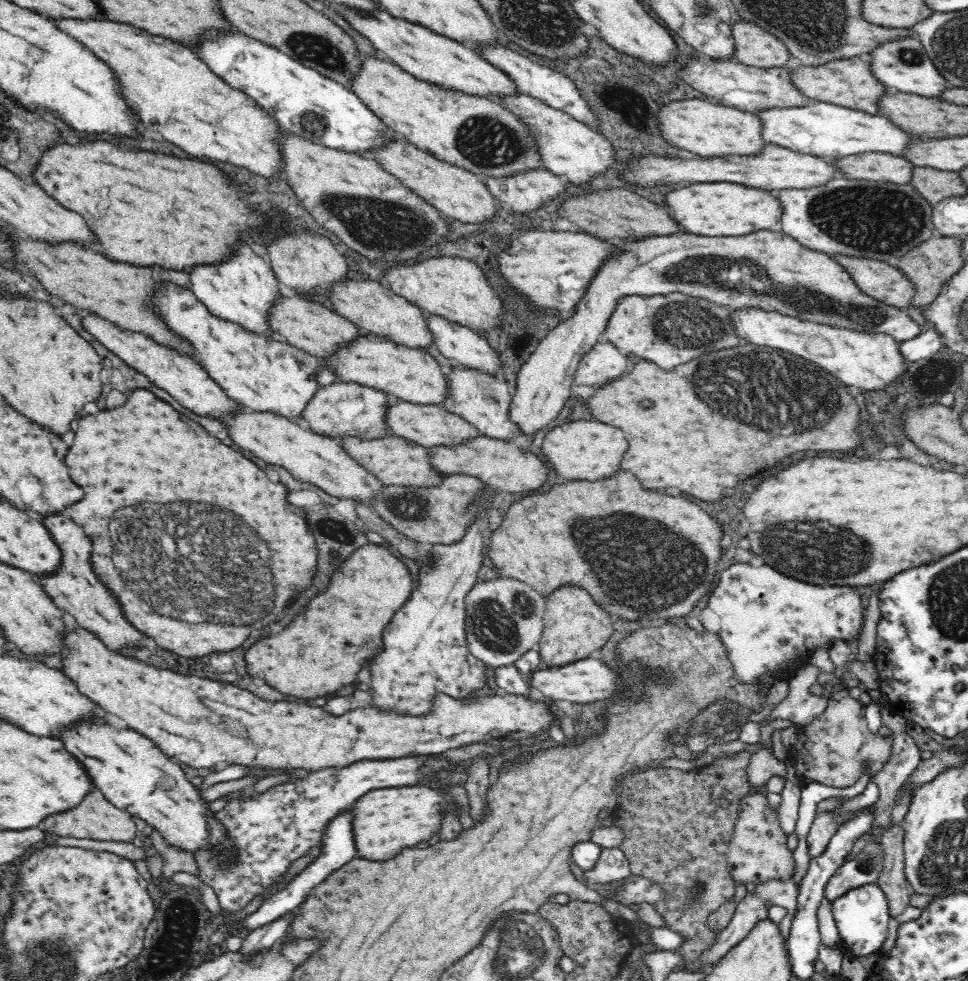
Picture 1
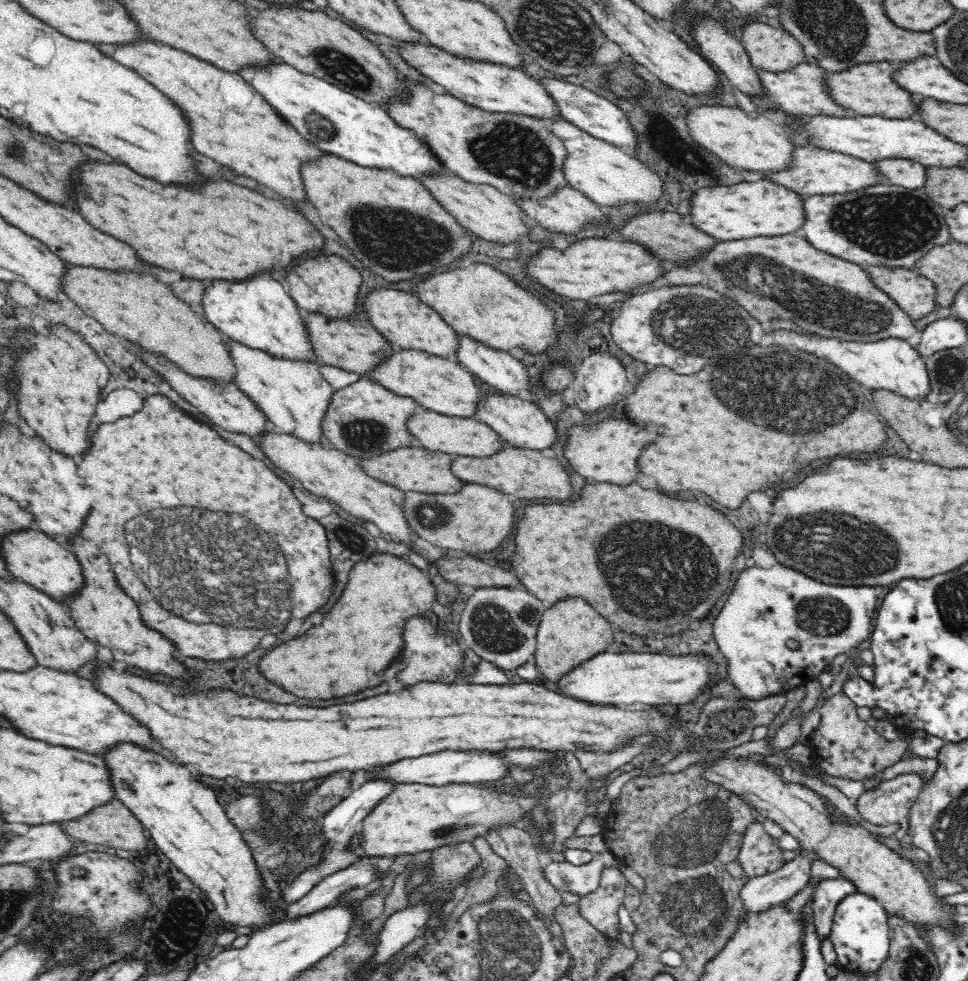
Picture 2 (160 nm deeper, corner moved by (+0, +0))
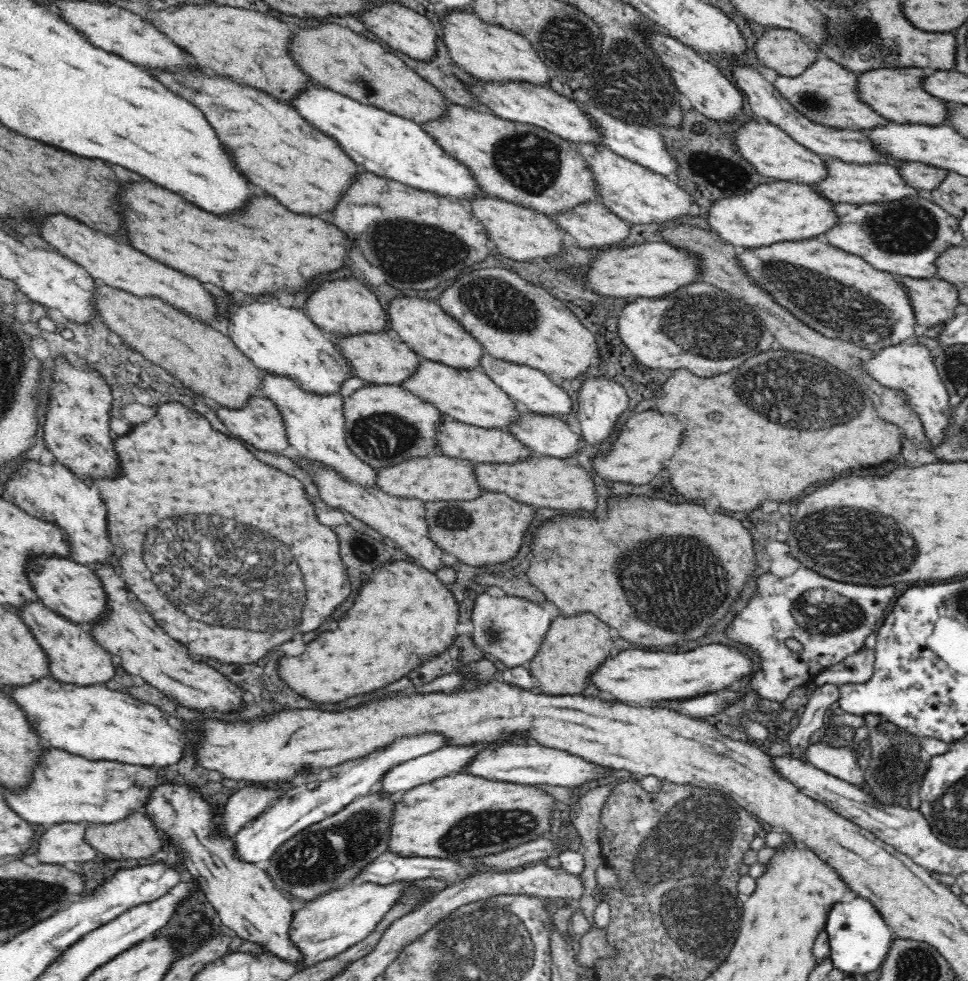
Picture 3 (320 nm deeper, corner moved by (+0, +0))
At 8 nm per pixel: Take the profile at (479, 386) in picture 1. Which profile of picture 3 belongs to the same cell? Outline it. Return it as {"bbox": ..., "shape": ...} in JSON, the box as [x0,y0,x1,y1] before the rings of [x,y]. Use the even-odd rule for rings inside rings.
{"bbox":[510,413,580,460],"shape":[[[522,413],[510,431],[537,455],[565,460],[580,451],[580,433],[558,416]]]}

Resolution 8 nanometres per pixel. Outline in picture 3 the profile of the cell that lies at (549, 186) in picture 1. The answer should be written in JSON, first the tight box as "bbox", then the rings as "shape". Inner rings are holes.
{"bbox":[552,201,630,249],"shape":[[[598,201],[584,203],[552,217],[583,249],[619,247],[620,241],[630,234],[626,221]]]}

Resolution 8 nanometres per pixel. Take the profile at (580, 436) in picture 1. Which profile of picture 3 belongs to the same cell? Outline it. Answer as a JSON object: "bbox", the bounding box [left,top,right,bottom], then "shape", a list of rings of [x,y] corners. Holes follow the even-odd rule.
{"bbox":[594,410,684,484],"shape":[[[654,410],[638,412],[622,426],[616,444],[612,446],[608,456],[596,458],[594,470],[602,479],[613,483],[648,484],[662,472],[662,462],[666,458],[672,458],[674,450],[680,446],[684,430],[684,422],[680,422],[676,416],[664,416]]]}

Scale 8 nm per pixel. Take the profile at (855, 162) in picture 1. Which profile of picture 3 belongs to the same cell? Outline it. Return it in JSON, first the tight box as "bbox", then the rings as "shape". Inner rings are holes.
{"bbox":[899,161,950,192],"shape":[[[908,161],[899,168],[902,178],[916,190],[930,192],[947,177],[950,170],[938,168],[924,162]]]}

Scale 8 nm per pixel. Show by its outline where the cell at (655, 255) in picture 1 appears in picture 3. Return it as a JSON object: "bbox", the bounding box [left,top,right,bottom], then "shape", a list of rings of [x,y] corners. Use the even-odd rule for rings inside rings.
{"bbox":[740,238,915,351],"shape":[[[822,238],[808,239],[804,242],[779,242],[753,248],[751,251],[746,250],[740,254],[740,263],[752,276],[751,279],[760,288],[767,290],[780,306],[827,337],[842,339],[872,351],[915,340],[915,312],[909,292],[899,281],[899,276],[880,272],[873,266],[868,266],[864,258],[840,250]]]}

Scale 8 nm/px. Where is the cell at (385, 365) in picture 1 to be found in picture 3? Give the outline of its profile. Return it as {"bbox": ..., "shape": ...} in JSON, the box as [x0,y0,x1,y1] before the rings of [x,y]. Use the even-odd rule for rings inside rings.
{"bbox":[401,359,522,431],"shape":[[[422,359],[418,370],[409,379],[406,379],[401,384],[401,387],[419,396],[424,402],[433,404],[442,414],[446,414],[448,419],[480,428],[510,431],[511,424],[515,423],[522,414],[516,408],[514,400],[512,400],[483,370],[455,369],[446,366],[444,363],[434,362],[430,359]]]}

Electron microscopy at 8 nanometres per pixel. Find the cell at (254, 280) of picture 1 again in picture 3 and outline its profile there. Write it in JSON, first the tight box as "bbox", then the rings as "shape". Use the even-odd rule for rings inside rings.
{"bbox":[228,300,355,394],"shape":[[[278,300],[252,302],[228,308],[229,337],[266,375],[292,379],[304,393],[338,394],[341,386],[355,377],[353,366],[345,360],[339,347],[340,339],[327,335],[318,325],[306,318],[302,310],[284,308]]]}

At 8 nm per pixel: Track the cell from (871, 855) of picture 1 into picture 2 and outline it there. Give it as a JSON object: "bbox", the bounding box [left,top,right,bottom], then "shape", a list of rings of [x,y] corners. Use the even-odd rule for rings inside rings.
{"bbox":[811,876,856,942],"shape":[[[842,876],[819,882],[813,892],[811,907],[814,919],[812,925],[821,942],[826,942],[826,939],[830,938],[833,916],[838,903],[855,892],[856,887],[852,882]]]}

